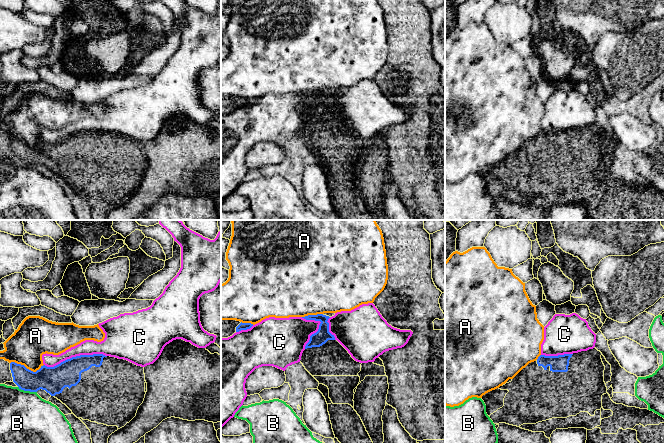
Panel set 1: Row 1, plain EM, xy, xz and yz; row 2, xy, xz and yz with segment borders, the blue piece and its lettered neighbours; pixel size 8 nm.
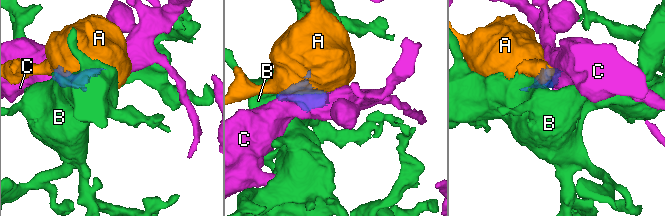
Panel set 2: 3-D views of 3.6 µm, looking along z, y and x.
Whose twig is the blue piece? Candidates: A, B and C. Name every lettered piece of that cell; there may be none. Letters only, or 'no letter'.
no letter

